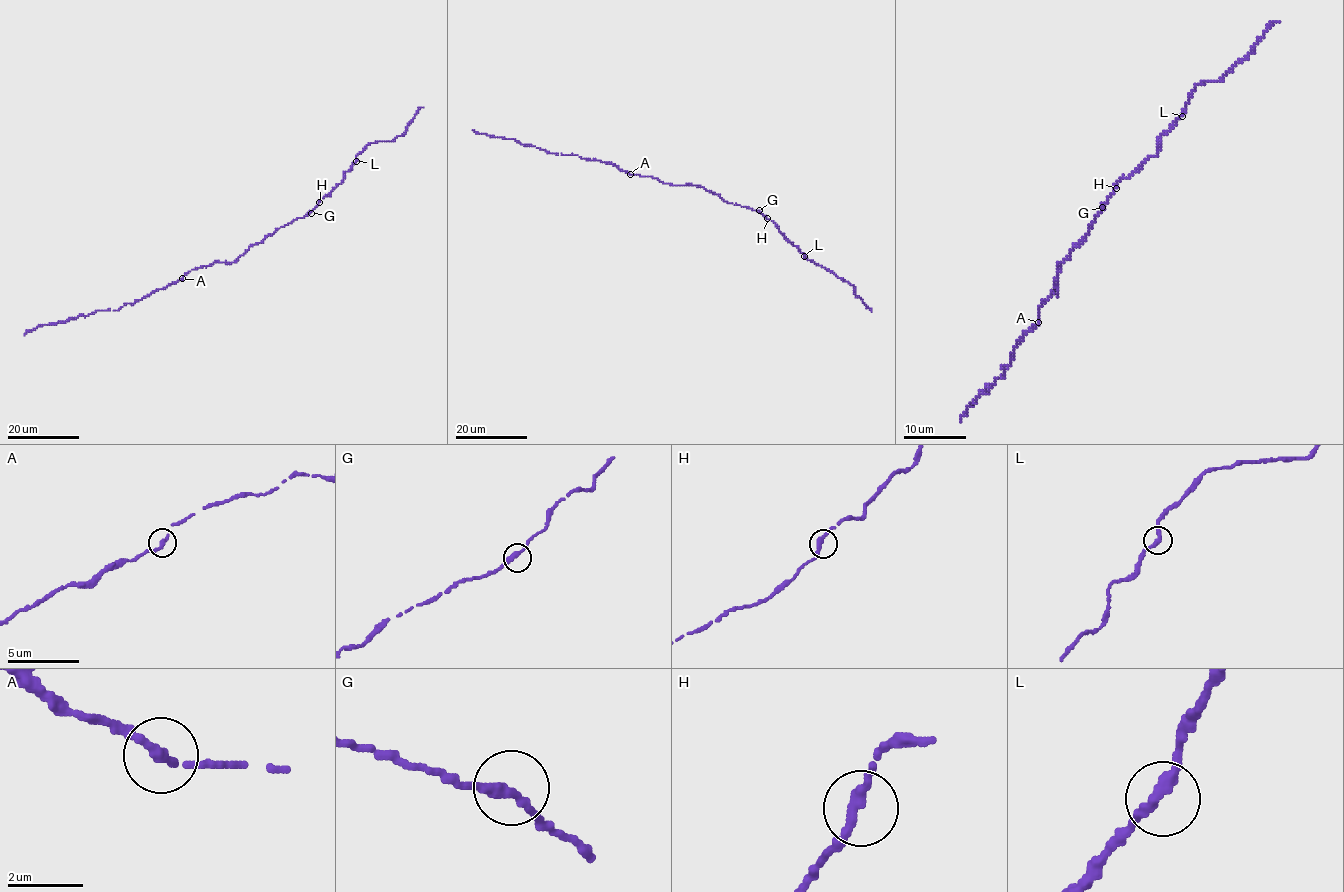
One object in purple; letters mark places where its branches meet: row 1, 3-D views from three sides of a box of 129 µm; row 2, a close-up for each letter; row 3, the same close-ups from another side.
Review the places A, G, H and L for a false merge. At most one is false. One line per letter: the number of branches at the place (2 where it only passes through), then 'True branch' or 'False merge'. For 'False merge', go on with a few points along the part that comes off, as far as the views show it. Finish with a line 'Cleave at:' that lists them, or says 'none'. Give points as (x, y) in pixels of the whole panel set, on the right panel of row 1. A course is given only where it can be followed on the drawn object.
A: Branches: 2. True branch
G: Branches: 2. True branch
H: Branches: 2. True branch
L: Branches: 2. True branch
Cleave at: none

